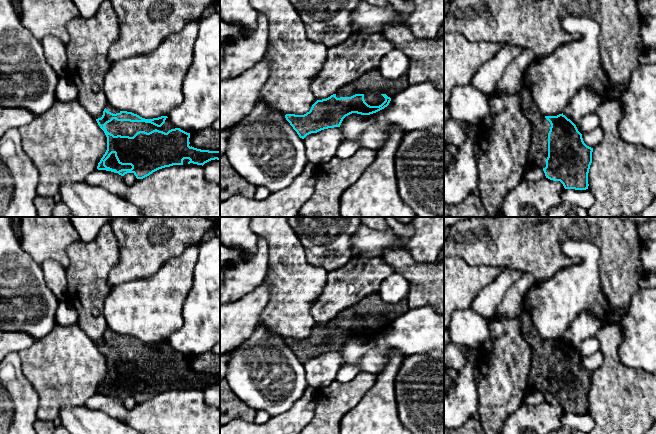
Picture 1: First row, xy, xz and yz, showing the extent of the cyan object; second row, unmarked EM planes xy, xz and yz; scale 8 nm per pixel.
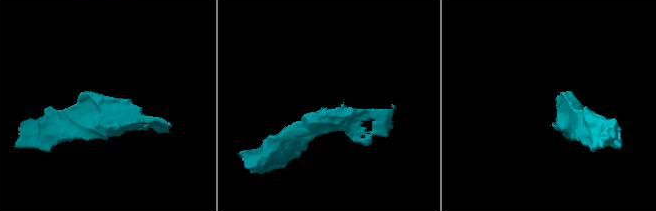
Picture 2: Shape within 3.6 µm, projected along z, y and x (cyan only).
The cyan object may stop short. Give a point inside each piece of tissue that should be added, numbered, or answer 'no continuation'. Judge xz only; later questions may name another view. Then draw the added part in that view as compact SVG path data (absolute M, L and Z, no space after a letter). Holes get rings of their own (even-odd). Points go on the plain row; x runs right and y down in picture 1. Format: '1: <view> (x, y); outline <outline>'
1: xz (373, 305); outline M376 292L358 303L343 309L335 318L337 322L340 322L373 315L379 318L386 318L388 321L392 322L406 313L408 309L409 305L407 298L398 303L390 304L384 302L380 297L379 292Z

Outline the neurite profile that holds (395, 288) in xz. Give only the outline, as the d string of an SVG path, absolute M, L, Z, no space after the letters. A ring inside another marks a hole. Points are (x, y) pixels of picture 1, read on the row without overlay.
M393 273L381 283L378 292L384 302L395 304L408 298L409 283L401 274Z

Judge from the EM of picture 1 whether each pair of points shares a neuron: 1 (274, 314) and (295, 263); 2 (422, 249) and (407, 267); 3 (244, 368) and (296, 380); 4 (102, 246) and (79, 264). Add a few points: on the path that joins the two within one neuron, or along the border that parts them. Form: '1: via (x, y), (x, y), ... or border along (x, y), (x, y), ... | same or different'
1: via (287, 301), (292, 296), (292, 276) | same
2: border along (395, 245), (402, 246), (418, 262), (433, 262) | different
3: via (257, 370), (262, 371), (272, 379), (283, 380) | same
4: via (96, 252), (85, 263) | same

